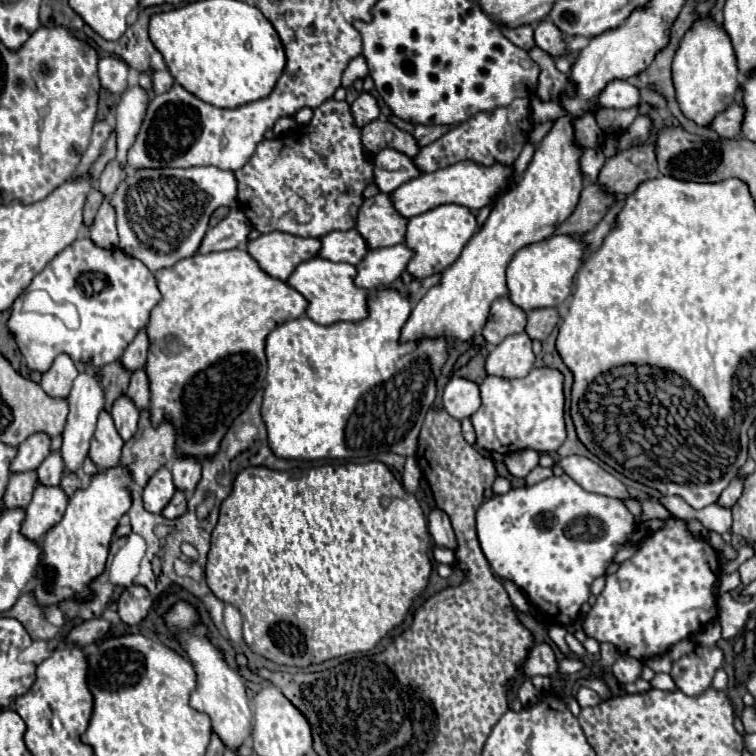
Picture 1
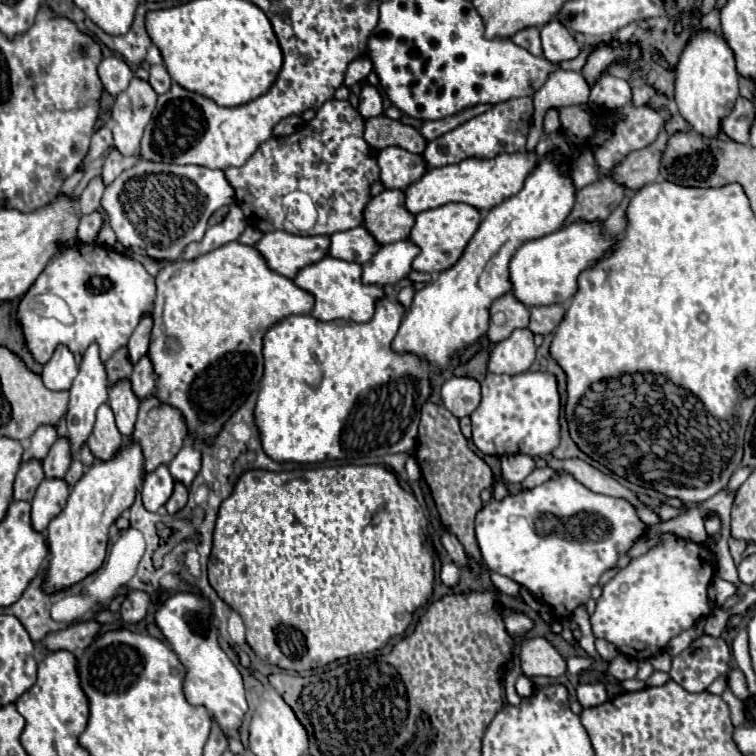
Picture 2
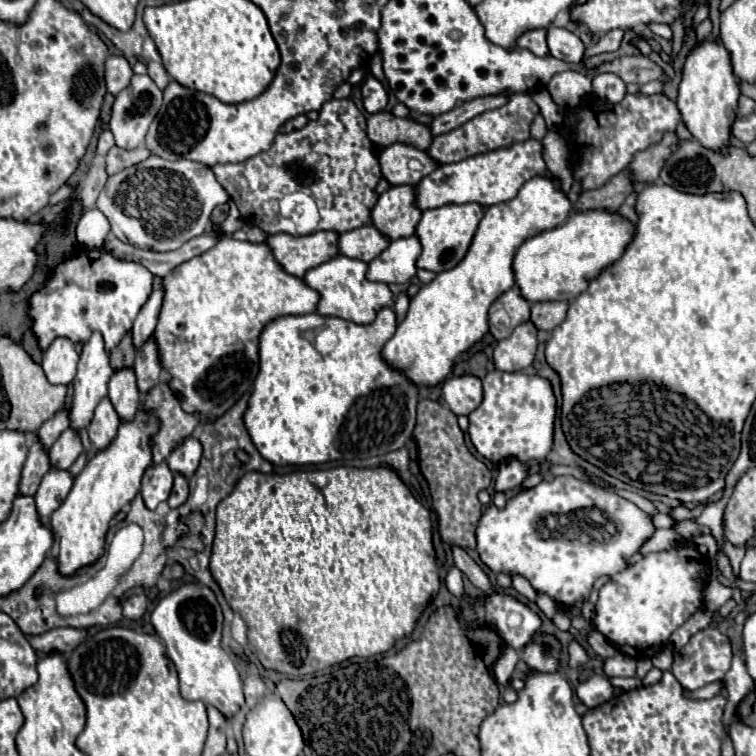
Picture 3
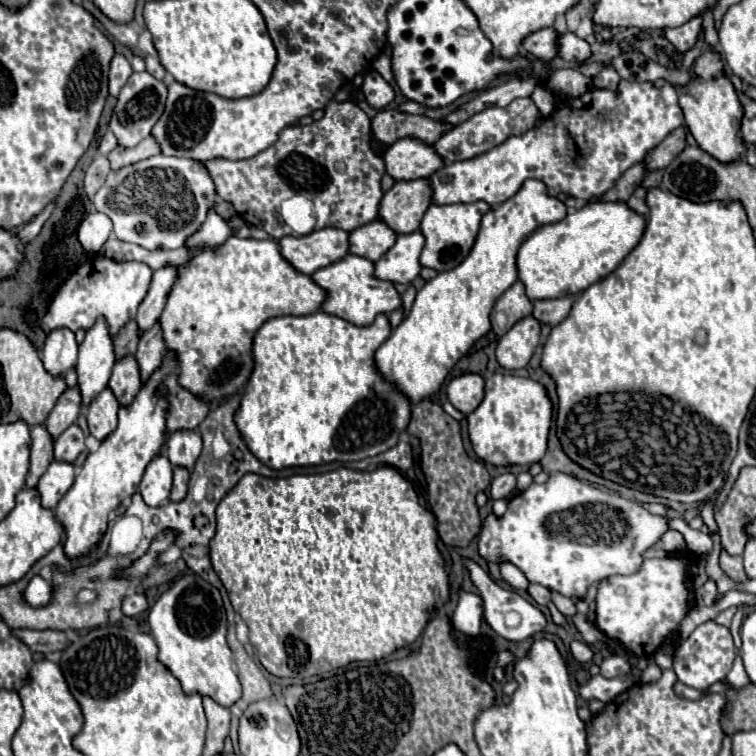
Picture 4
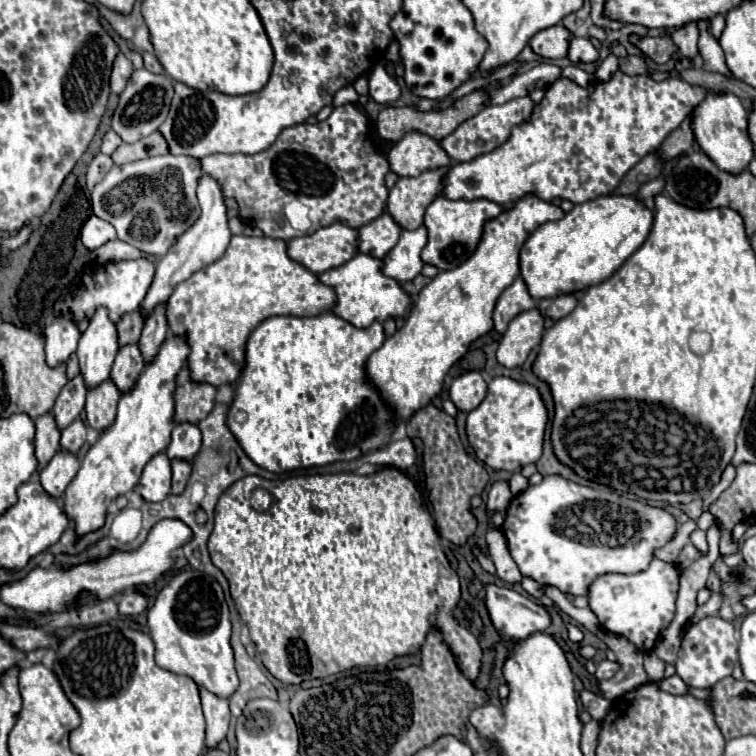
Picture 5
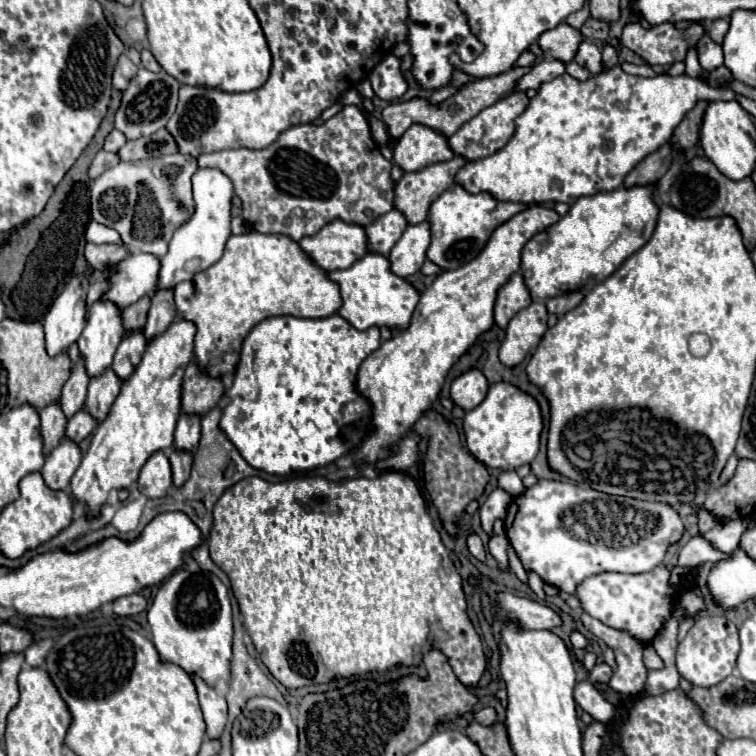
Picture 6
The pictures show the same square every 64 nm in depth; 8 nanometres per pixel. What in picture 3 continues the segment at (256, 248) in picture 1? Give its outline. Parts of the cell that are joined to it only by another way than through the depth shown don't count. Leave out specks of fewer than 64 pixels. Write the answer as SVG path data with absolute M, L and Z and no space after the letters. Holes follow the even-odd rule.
M314 232L308 236L274 234L266 238L266 246L276 262L292 276L302 278L306 270L338 256L336 232Z

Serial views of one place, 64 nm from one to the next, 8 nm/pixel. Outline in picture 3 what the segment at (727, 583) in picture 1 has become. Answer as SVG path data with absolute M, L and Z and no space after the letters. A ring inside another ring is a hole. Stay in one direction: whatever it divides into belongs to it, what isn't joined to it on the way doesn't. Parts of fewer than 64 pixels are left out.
M708 578L706 586L704 586L704 606L708 610L718 610L720 606L724 606L728 600L732 598L732 588L724 586L720 580L716 578Z

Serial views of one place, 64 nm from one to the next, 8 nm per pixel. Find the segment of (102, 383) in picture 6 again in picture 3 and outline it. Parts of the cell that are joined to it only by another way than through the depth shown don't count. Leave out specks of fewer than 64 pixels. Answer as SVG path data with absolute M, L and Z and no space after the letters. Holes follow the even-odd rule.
M104 398L96 410L94 410L94 418L88 426L88 436L90 436L90 442L96 450L104 450L108 448L108 444L112 444L112 440L116 438L116 432L118 432L118 426L120 426L120 418L114 410L114 406L110 404L108 398Z

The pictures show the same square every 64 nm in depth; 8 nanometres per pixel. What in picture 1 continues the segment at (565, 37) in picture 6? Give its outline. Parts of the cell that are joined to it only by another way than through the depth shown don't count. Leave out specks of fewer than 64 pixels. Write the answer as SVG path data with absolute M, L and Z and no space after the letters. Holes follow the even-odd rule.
M526 24L526 26L518 26L518 28L510 28L510 26L500 26L502 34L512 42L516 44L518 48L522 50L530 50L534 46L534 38L532 38L532 32L534 32L534 26Z

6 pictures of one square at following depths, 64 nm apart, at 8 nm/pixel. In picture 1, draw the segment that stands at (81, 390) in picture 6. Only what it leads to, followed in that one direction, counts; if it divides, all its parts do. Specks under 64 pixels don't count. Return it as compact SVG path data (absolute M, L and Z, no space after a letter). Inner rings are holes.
M32 434L24 444L18 446L18 452L10 464L10 474L36 470L48 454L50 454L50 438L46 434Z

